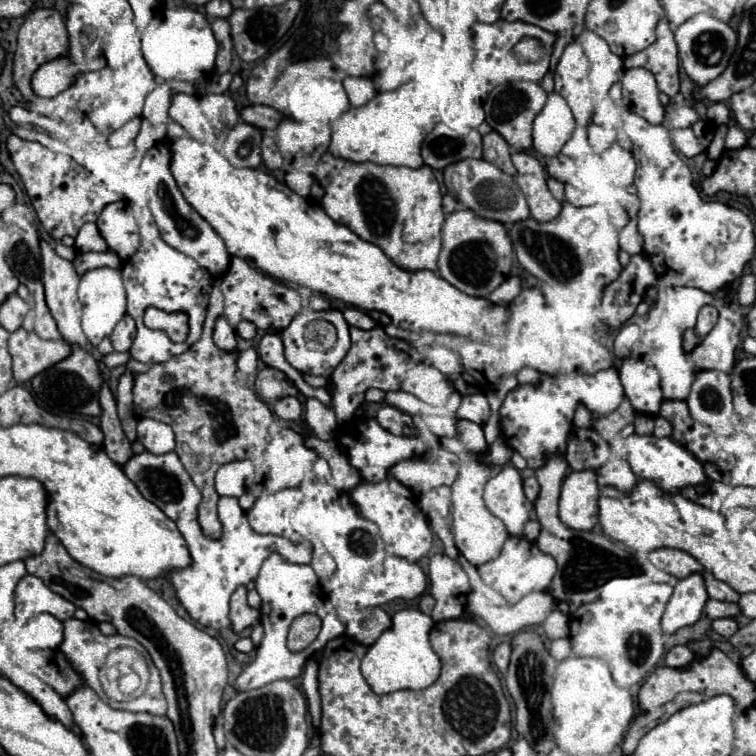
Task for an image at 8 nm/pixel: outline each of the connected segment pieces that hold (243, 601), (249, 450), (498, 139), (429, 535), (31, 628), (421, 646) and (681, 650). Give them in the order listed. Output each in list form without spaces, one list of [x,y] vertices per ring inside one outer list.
[[[239,586],[231,596],[231,626],[239,634],[249,626],[259,624],[259,610],[247,604],[247,588]]]
[[[219,288],[211,290],[209,310],[203,324],[203,336],[187,352],[173,356],[167,362],[151,366],[145,374],[133,374],[133,408],[137,416],[161,420],[175,432],[175,452],[181,458],[187,474],[201,490],[203,498],[197,508],[197,520],[205,536],[219,540],[221,522],[217,516],[215,472],[229,460],[259,458],[265,452],[265,444],[279,432],[269,406],[257,398],[257,394],[235,382],[237,350],[225,352],[213,344],[213,328],[217,316],[223,314],[223,296]]]
[[[489,132],[487,136],[483,136],[483,158],[495,164],[497,168],[501,168],[505,174],[513,178],[517,176],[517,170],[511,162],[511,148],[501,134]]]
[[[391,476],[381,480],[381,482],[363,482],[359,484],[353,492],[353,502],[357,504],[357,510],[361,512],[361,516],[373,520],[379,526],[379,534],[385,542],[385,550],[387,554],[395,554],[401,556],[409,562],[417,562],[423,556],[427,556],[429,548],[431,548],[431,540],[433,540],[433,532],[427,524],[425,514],[421,512],[421,508],[415,502],[415,496],[409,488],[405,488],[401,482],[393,480]]]
[[[37,614],[21,628],[19,640],[27,648],[59,648],[63,642],[63,622],[53,614]]]
[[[415,608],[399,610],[393,616],[393,626],[379,636],[379,640],[369,648],[361,662],[361,672],[375,694],[391,694],[397,690],[423,690],[439,678],[441,662],[429,644],[431,628],[431,616]]]
[[[673,646],[665,654],[665,664],[671,666],[671,668],[681,668],[681,666],[689,664],[693,658],[695,658],[695,654],[687,646]]]

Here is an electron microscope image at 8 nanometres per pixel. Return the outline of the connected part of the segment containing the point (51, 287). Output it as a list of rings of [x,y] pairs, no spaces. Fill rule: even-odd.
[[[41,242],[41,254],[43,254],[43,284],[45,284],[45,302],[51,310],[51,316],[57,322],[57,328],[63,336],[63,340],[67,340],[69,344],[77,344],[81,348],[87,346],[87,338],[81,330],[81,302],[77,298],[77,284],[79,284],[79,274],[73,266],[73,262],[63,260],[55,254],[55,250],[47,244]]]

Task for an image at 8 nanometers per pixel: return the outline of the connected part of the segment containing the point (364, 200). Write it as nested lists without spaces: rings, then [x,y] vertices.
[[[325,152],[319,168],[327,174],[327,186],[321,198],[321,206],[335,222],[345,224],[363,240],[377,244],[397,266],[405,270],[437,270],[437,256],[441,250],[441,224],[445,222],[445,214],[441,210],[439,182],[435,178],[435,172],[427,164],[423,164],[421,168],[381,166],[373,162],[359,164],[335,158],[331,152]]]

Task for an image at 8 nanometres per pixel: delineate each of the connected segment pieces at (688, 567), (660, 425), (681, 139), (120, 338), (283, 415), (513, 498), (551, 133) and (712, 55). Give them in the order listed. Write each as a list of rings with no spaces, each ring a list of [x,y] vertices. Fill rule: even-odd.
[[[659,548],[659,550],[653,550],[649,554],[649,560],[665,570],[667,574],[675,576],[675,578],[685,578],[689,574],[705,574],[705,568],[693,558],[689,556],[687,552],[681,552],[681,550],[673,550],[673,548]]]
[[[657,416],[655,418],[655,436],[657,438],[663,438],[663,436],[671,436],[671,432],[673,432],[673,426],[665,420],[665,418],[661,418],[661,416]]]
[[[703,120],[695,122],[689,128],[683,130],[671,130],[673,134],[673,146],[683,154],[683,156],[695,156],[705,148],[705,134],[703,134]]]
[[[125,314],[119,324],[115,326],[115,330],[111,332],[111,342],[113,342],[113,348],[117,352],[127,352],[133,344],[133,338],[135,338],[135,322],[129,314]]]
[[[287,396],[287,398],[281,398],[275,402],[273,406],[273,412],[281,418],[281,420],[297,420],[303,412],[303,406],[299,402],[299,398],[293,398],[293,396]]]
[[[503,466],[483,492],[485,506],[505,522],[511,536],[521,536],[525,522],[533,514],[533,502],[525,498],[523,478],[515,466]]]
[[[549,94],[545,108],[533,124],[533,148],[541,156],[555,156],[575,130],[575,118],[567,102],[557,94]]]
[[[697,14],[675,30],[675,40],[679,46],[679,58],[681,58],[683,70],[695,82],[695,86],[705,86],[727,68],[729,58],[737,44],[737,34],[731,30],[729,24],[721,20],[709,14]]]

